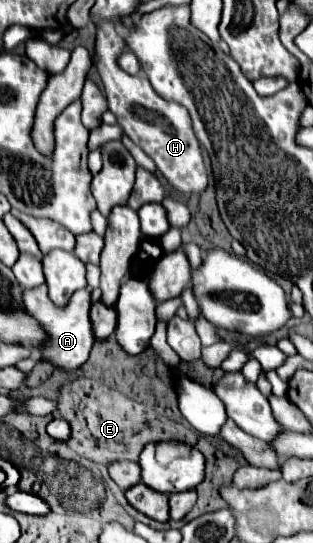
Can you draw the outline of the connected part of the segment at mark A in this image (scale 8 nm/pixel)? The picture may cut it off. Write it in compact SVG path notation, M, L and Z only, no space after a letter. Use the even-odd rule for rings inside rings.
M45 284L23 292L25 314L29 314L37 322L41 322L41 328L47 334L47 338L33 348L39 352L41 360L49 362L57 370L77 370L89 358L91 346L95 342L93 330L91 330L91 320L89 320L89 308L91 308L91 298L89 296L91 296L91 292L87 288L83 288L83 290L77 290L65 306L55 306L49 300L49 292L47 292Z

